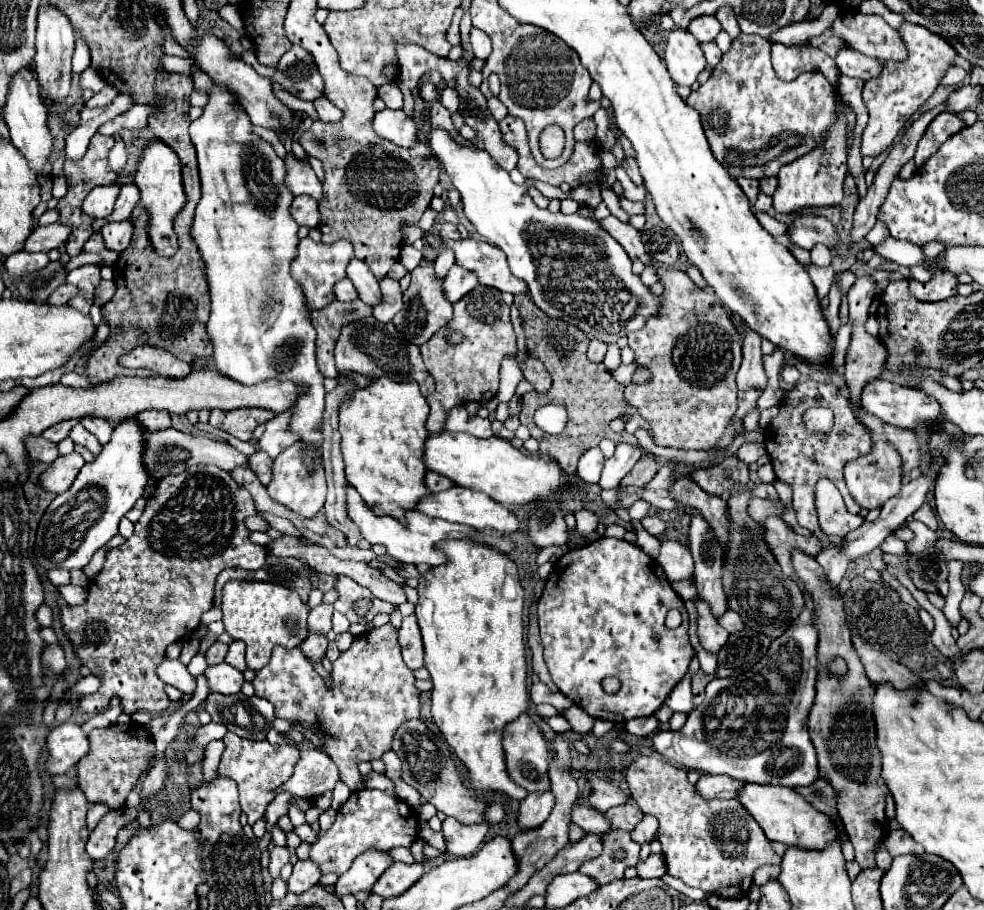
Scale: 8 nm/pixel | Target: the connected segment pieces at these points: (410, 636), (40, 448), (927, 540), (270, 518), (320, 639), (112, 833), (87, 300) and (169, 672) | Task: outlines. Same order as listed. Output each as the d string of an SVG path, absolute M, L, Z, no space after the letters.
M414 615L404 617L400 629L398 629L398 643L402 647L402 657L404 663L410 669L420 669L422 661L424 661L424 651L422 651L422 637L420 637L420 629L416 623Z
M44 437L28 439L28 453L34 461L44 461L44 463L52 463L60 455L56 443L46 441Z
M906 521L906 527L914 531L914 539L908 543L908 553L914 553L918 557L934 553L934 543L936 543L936 531L928 529L920 521Z
M257 512L258 515L264 517L274 529L278 529L278 531L288 531L290 535L296 535L296 537L300 537L300 533L296 531L296 529L292 529L292 525L290 525L290 521L286 521L286 519L280 519L280 517L276 517L276 515L270 515L270 513L266 512Z
M308 633L308 637L300 643L300 649L304 651L304 655L310 661L322 661L322 657L326 653L326 645L328 645L326 635L322 635L322 633Z
M124 809L124 811L108 811L96 829L90 833L85 849L93 860L103 859L108 856L114 848L114 839L120 827L124 827L130 819L136 819L138 811Z
M82 265L68 273L68 283L74 283L80 287L82 309L78 309L78 311L82 315L90 315L90 307L94 301L94 289L100 283L100 267L98 265Z
M164 659L164 663L156 669L158 677L168 683L168 685L174 685L176 689L180 689L182 693L190 695L196 691L196 679L190 675L190 671L186 669L186 665L182 665L180 661L174 661L174 659Z

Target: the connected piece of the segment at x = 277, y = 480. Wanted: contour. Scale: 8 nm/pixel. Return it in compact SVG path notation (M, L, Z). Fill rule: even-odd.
M292 445L288 447L284 453L280 453L274 461L272 467L272 481L266 487L268 495L276 501L280 501L282 505L286 505L290 511L302 515L302 517L314 517L316 513L320 513L320 509L324 507L327 495L327 483L325 478L325 471L321 460L316 463L316 469L313 474L304 471L304 463L300 459L300 445Z

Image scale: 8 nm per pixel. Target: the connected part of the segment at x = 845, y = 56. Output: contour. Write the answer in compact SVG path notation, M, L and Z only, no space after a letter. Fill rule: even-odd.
M840 49L834 57L836 61L836 67L842 75L848 75L848 77L858 77L858 79L872 79L872 75L878 75L880 73L880 61L878 59L872 59L872 57L866 57L858 51L852 51L852 49Z

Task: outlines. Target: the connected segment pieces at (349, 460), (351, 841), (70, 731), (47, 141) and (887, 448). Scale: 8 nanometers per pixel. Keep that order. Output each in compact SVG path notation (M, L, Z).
M388 377L370 379L368 387L354 387L338 409L338 431L342 435L340 449L346 463L346 479L360 493L364 503L368 503L378 515L392 515L404 521L404 511L414 509L420 497L428 495L424 487L426 467L422 463L422 445L428 437L424 419L428 417L428 403L418 389L418 383L396 383Z
M362 789L354 791L348 801L338 809L336 821L328 831L320 831L318 839L310 847L310 859L318 865L320 873L336 873L342 875L350 869L356 855L366 851L368 847L376 849L394 849L394 847L410 847L416 839L418 815L404 801L390 797L378 789Z
M66 721L56 725L46 737L48 759L44 763L48 775L68 773L82 755L88 753L88 737L82 733L80 723Z
M20 69L18 73L10 77L10 83L8 83L8 97L4 103L4 121L8 125L12 143L16 143L20 151L24 153L24 157L28 157L36 175L50 177L52 165L48 163L48 157L52 151L52 135L48 131L46 119L48 119L48 111L44 109L44 103L40 99L40 87L38 87L36 75L30 69Z
M876 441L868 455L862 455L844 465L844 479L850 495L864 509L882 507L890 497L894 497L902 487L902 459L900 453L888 441Z

